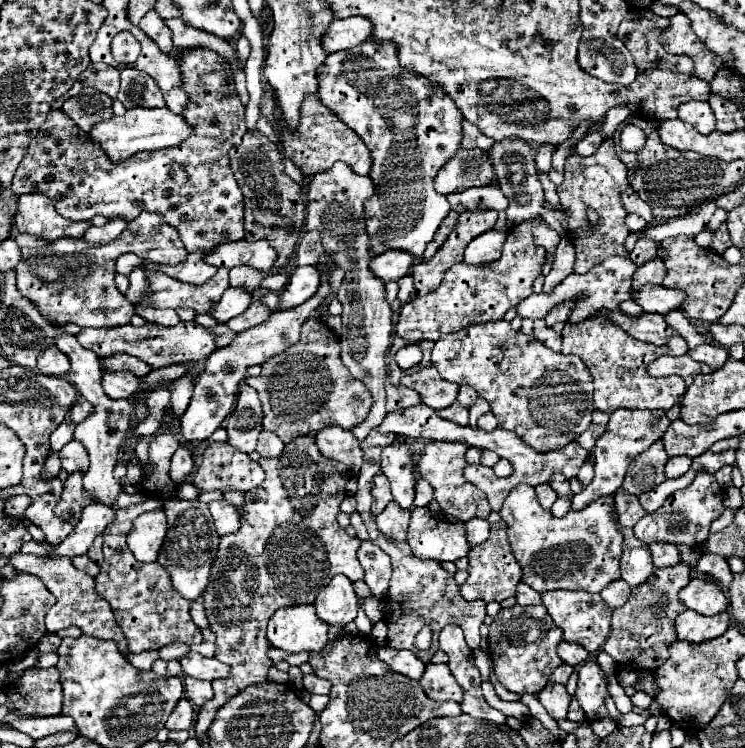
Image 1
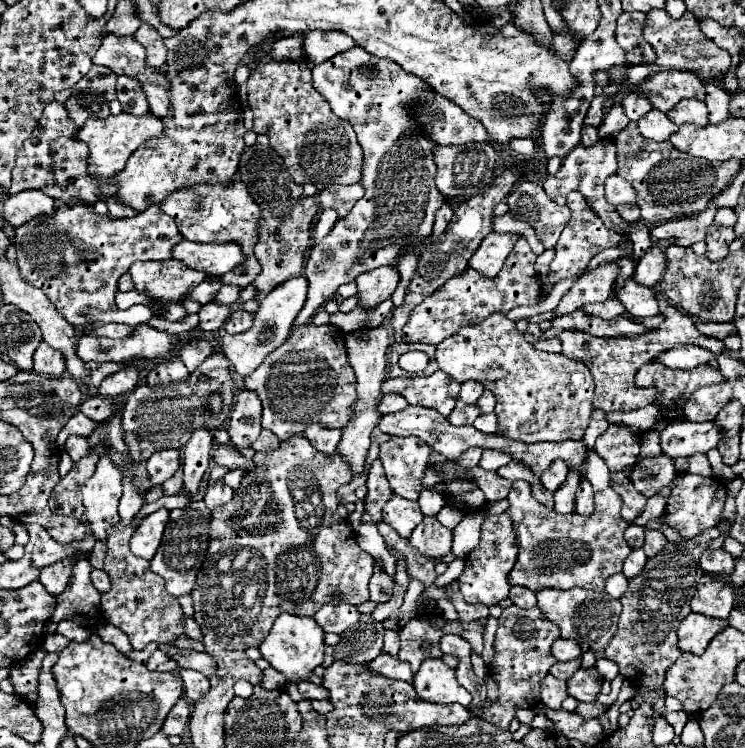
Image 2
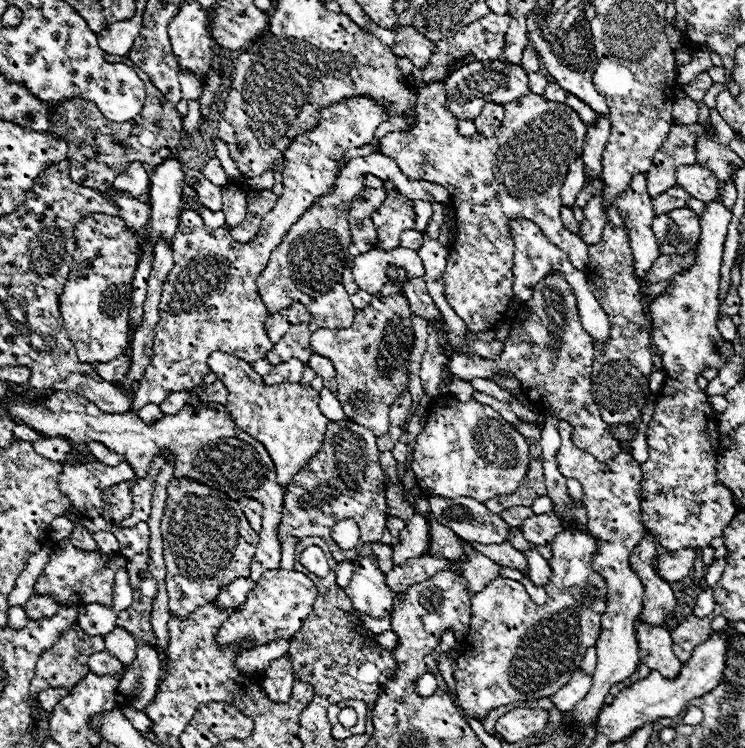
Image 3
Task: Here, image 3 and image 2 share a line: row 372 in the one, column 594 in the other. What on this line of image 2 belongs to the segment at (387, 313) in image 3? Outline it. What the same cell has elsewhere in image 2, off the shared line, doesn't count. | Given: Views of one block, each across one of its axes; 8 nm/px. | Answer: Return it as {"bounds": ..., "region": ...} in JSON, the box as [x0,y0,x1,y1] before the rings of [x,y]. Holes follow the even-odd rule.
{"bounds":[560,288,726,412],"region":[[[652,288],[656,298],[658,298],[658,306],[660,306],[660,314],[664,316],[664,322],[654,328],[652,332],[648,332],[646,336],[638,336],[638,338],[596,338],[590,336],[586,332],[562,332],[560,334],[560,342],[562,342],[562,354],[574,360],[580,360],[588,366],[588,370],[592,372],[594,384],[596,384],[596,392],[594,392],[593,406],[596,409],[604,410],[604,412],[614,412],[614,410],[638,410],[644,408],[648,404],[654,402],[656,398],[656,390],[654,388],[636,388],[634,386],[634,374],[638,372],[638,368],[646,362],[650,362],[652,358],[656,358],[660,352],[676,346],[676,344],[698,344],[710,352],[714,352],[716,356],[726,352],[726,346],[722,340],[716,338],[708,338],[704,334],[700,334],[694,328],[694,322],[690,320],[690,316],[682,314],[678,308],[670,306],[666,296],[662,296],[662,292],[658,292],[656,288]]]}

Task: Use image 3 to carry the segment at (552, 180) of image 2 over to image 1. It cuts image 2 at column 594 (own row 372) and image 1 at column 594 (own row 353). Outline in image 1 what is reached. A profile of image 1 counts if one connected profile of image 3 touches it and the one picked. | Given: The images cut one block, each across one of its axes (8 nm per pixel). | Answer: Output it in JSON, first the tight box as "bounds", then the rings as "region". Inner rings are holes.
{"bounds":[558,140,630,274],"region":[[[604,140],[600,148],[584,158],[578,154],[572,154],[566,158],[566,172],[564,172],[564,182],[558,186],[558,196],[560,204],[564,208],[564,214],[568,216],[568,232],[566,236],[570,238],[572,246],[576,248],[576,264],[574,272],[584,274],[590,268],[602,264],[610,256],[630,256],[626,250],[624,242],[630,234],[630,230],[624,224],[626,210],[622,206],[622,190],[630,186],[628,182],[628,168],[622,164],[616,156],[614,142]],[[588,210],[594,210],[600,216],[598,224],[590,224],[586,214]]]}

